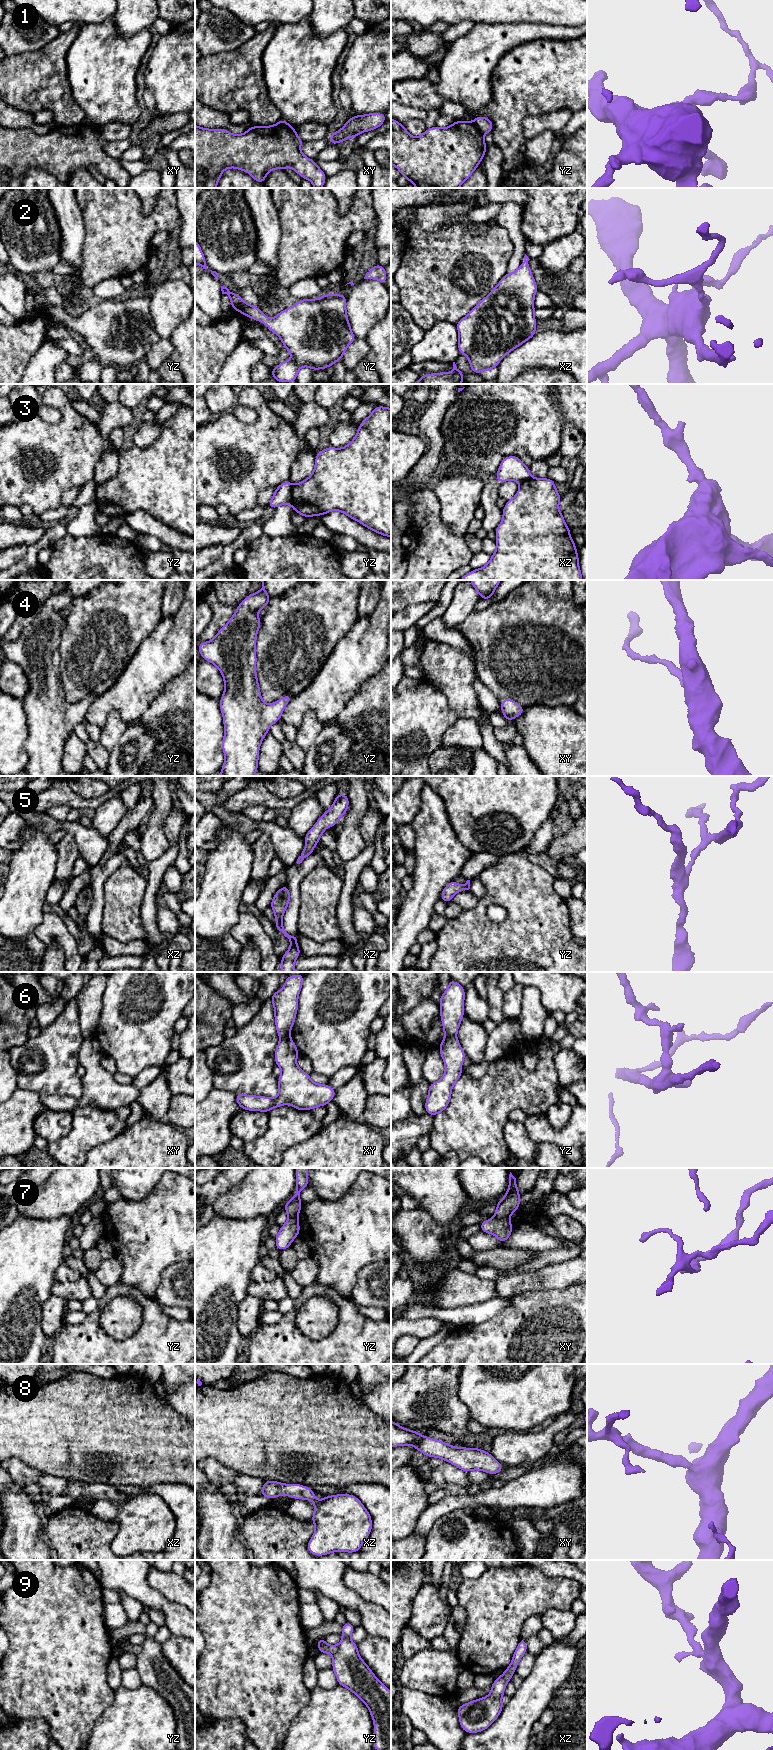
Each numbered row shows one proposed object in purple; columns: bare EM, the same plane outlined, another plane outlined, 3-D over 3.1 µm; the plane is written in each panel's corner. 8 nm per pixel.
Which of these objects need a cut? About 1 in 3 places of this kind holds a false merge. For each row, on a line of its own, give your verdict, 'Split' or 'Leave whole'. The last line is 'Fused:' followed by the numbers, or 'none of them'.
1: Split
2: Leave whole
3: Split
4: Leave whole
5: Leave whole
6: Split
7: Split
8: Leave whole
9: Leave whole
Fused: 1, 3, 6, 7

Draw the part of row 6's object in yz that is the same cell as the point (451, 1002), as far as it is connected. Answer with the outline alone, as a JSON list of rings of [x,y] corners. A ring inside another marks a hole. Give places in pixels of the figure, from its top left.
[[[450,979],[448,987],[439,1001],[445,1037],[456,1037],[464,1017],[464,999],[465,989],[458,982]]]

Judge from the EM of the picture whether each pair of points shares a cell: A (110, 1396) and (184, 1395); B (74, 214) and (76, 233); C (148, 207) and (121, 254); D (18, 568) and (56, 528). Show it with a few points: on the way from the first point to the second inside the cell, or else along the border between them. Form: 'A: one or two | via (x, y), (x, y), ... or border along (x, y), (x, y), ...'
A: two | border along (168, 1405), (184, 1417)
B: one | via (74, 219), (74, 228)
C: two | border along (158, 198), (155, 207), (145, 215)
D: one | via (28, 559), (48, 538)

